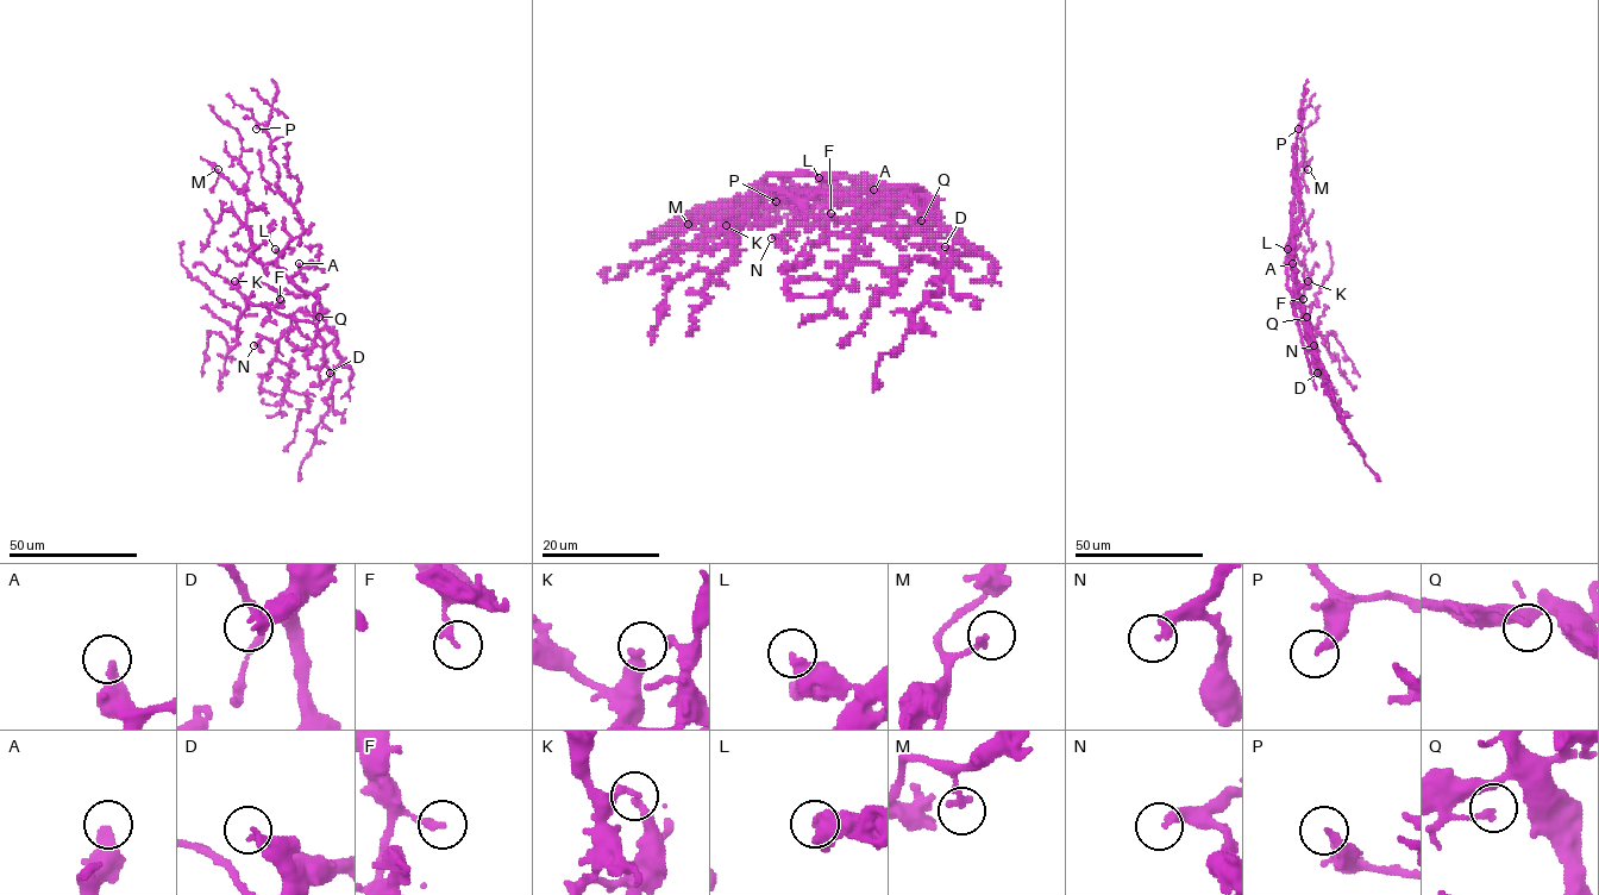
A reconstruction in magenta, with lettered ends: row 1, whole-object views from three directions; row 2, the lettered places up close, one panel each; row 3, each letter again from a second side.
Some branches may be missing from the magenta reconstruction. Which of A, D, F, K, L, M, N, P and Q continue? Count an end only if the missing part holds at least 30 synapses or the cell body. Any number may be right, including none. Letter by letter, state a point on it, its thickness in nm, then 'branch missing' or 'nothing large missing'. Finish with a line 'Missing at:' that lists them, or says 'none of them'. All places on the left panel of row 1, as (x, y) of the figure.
A: (299, 263) | 320 nm | nothing large missing
D: (330, 373) | 300 nm | nothing large missing
F: (280, 299) | 220 nm | nothing large missing
K: (234, 281) | 180 nm | nothing large missing
L: (275, 249) | 380 nm | nothing large missing
M: (218, 169) | 220 nm | nothing large missing
N: (254, 345) | 340 nm | branch missing
P: (256, 129) | 300 nm | nothing large missing
Q: (319, 317) | 170 nm | nothing large missing
Missing at: N

